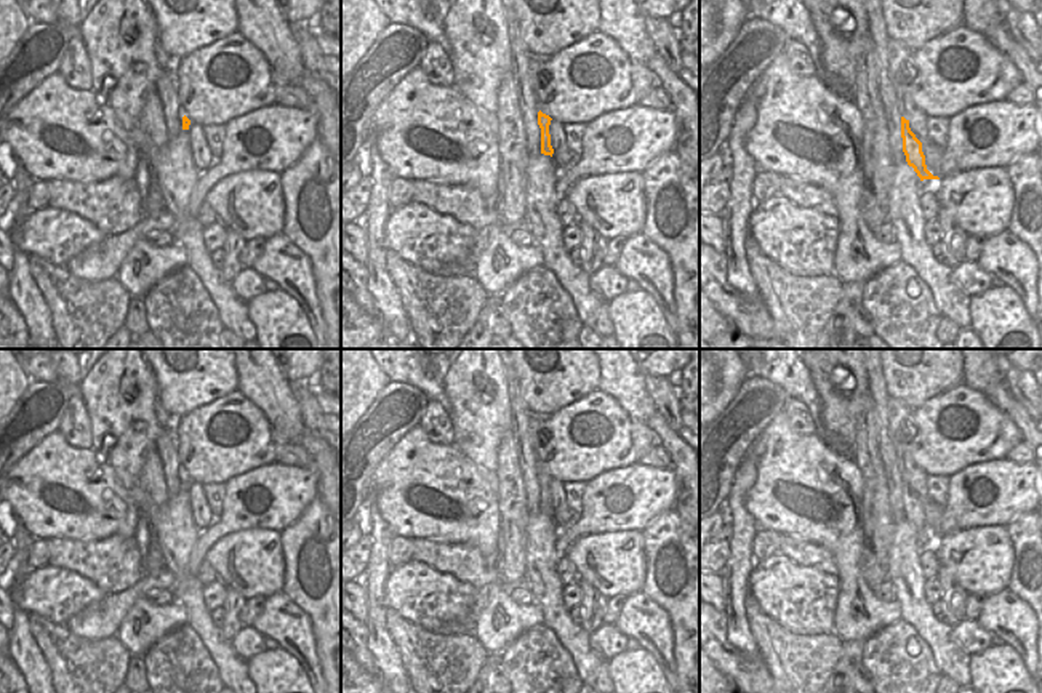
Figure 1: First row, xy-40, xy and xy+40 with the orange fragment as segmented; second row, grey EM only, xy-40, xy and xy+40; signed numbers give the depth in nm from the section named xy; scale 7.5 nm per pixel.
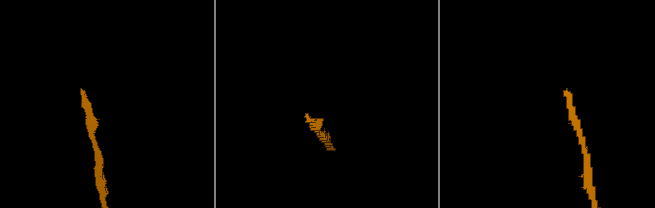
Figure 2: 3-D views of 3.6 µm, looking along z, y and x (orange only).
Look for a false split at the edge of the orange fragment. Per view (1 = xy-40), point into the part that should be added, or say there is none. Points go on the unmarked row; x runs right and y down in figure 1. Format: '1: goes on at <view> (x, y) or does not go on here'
1: does not go on here

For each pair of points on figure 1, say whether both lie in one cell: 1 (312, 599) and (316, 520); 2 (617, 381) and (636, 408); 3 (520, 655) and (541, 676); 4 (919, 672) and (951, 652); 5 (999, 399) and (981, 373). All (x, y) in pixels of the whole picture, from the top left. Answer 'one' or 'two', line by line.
1: one
2: one
3: one
4: two
5: one

